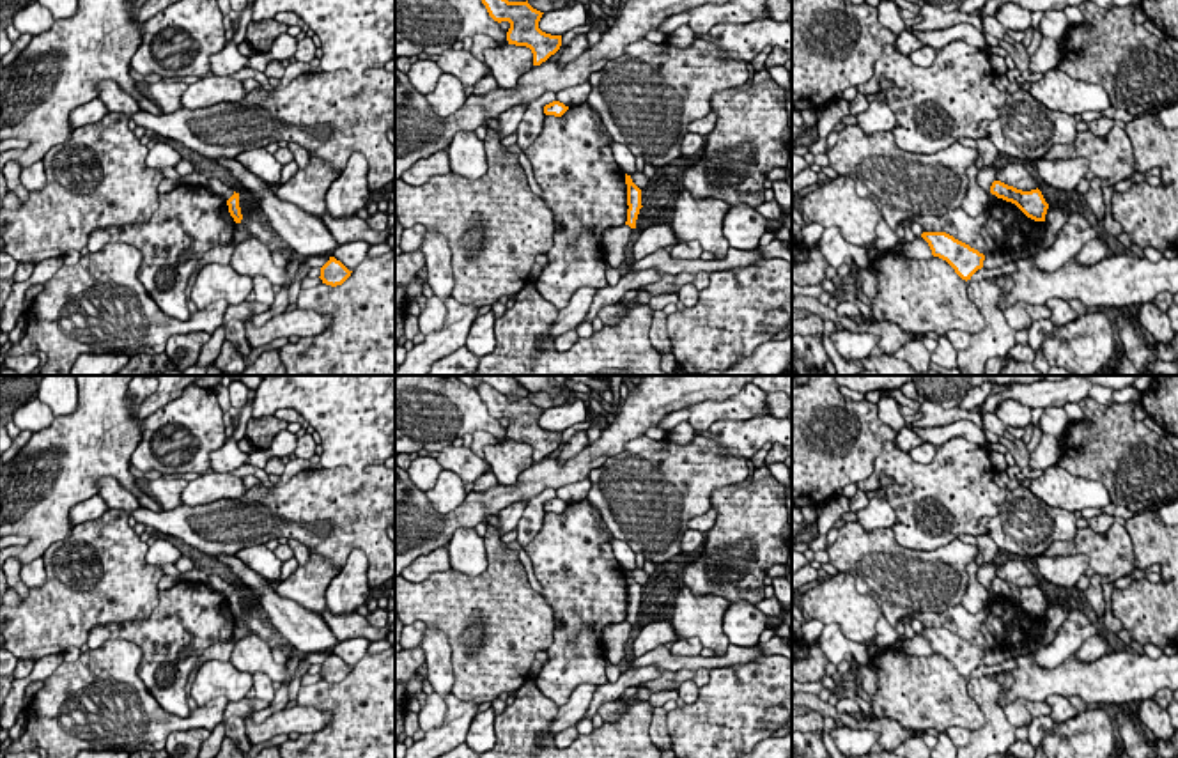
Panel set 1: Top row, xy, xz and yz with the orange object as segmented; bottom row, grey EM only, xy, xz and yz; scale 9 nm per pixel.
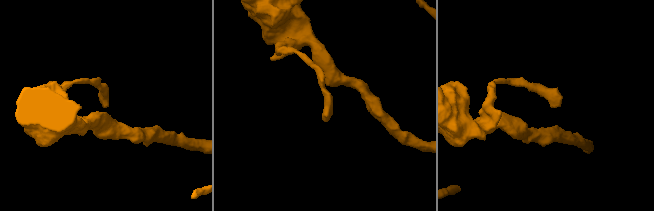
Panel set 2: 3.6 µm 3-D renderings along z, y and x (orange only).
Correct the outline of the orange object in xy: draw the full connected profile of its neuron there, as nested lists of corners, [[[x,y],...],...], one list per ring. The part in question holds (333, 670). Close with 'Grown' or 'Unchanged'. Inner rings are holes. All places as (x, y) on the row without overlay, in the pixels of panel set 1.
[[[329,654],[329,657],[321,664],[321,677],[326,682],[342,682],[353,668],[349,668],[340,657]]]. Unchanged

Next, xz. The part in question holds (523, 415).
[[[482,383],[475,390],[494,418],[510,420],[507,429],[508,441],[530,445],[533,450],[533,462],[540,462],[560,446],[562,432],[551,432],[539,425],[544,409],[533,406],[528,397],[508,398],[487,383]]]. Unchanged

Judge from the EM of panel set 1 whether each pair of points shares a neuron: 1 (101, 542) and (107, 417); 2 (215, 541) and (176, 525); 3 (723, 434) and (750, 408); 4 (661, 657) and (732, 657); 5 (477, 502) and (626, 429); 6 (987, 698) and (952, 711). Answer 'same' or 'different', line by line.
1: different
2: same
3: different
4: same
5: same
6: different

